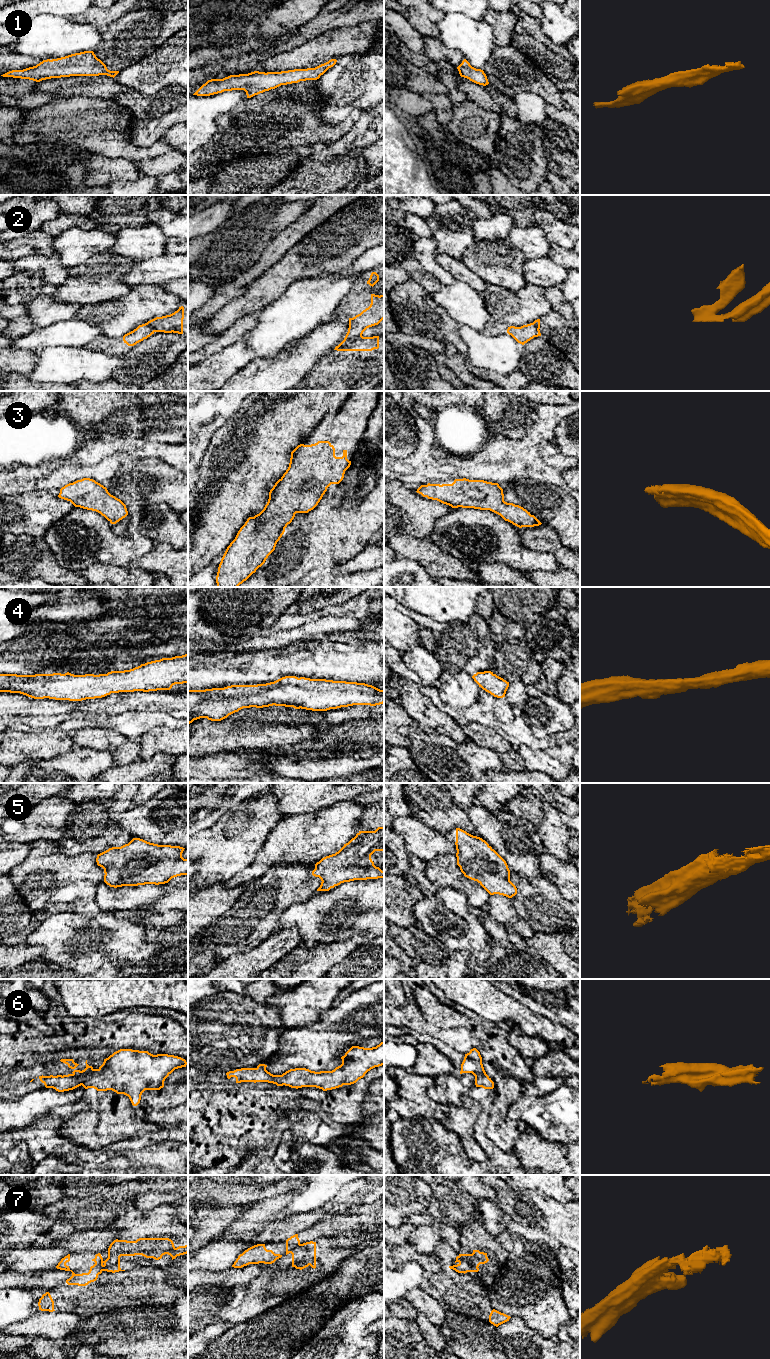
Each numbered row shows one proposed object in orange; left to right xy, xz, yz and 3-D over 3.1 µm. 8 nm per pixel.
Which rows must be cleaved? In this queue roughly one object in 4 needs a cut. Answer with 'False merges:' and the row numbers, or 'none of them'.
False merges: 2, 7

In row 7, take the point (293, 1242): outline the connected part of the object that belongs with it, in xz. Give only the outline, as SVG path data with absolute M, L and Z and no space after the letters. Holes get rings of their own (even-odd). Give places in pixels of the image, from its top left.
M295 1234L286 1240L286 1255L291 1253L292 1250L300 1246L298 1234Z

